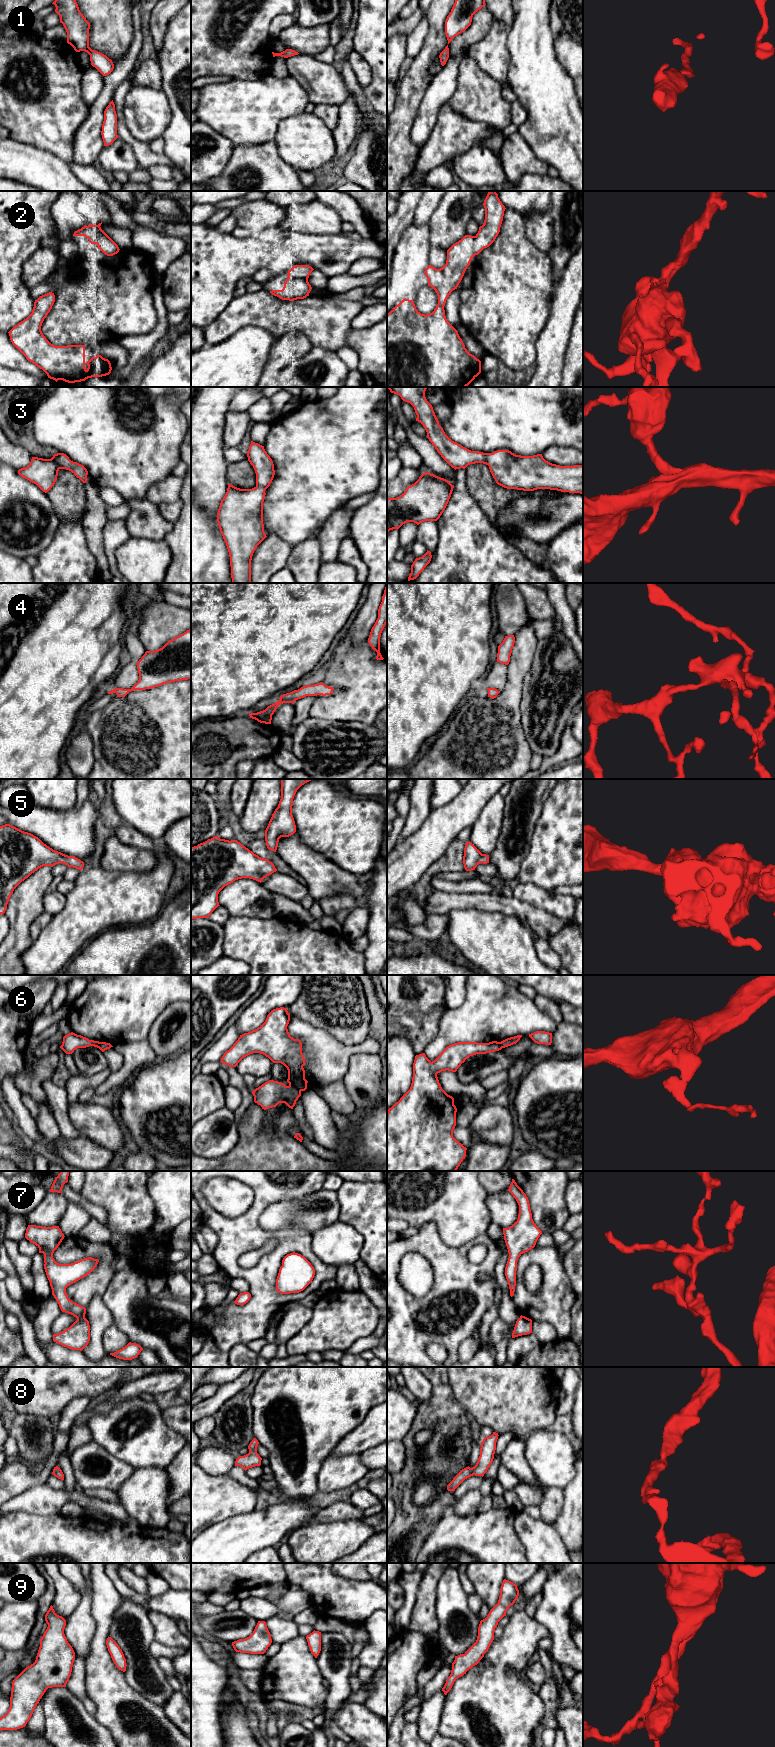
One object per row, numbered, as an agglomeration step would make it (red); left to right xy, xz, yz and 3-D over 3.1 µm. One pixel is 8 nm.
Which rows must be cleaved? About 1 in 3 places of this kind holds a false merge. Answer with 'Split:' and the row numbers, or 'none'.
Split: 6

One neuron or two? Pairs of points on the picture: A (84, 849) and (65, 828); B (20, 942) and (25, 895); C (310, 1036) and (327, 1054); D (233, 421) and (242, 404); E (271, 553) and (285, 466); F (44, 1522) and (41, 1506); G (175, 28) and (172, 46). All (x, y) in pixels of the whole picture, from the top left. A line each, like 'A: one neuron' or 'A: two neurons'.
A: one neuron
B: one neuron
C: one neuron
D: two neurons
E: two neurons
F: two neurons
G: one neuron

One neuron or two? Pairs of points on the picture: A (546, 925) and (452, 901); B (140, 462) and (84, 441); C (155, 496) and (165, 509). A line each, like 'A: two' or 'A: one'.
A: one
B: one
C: two

